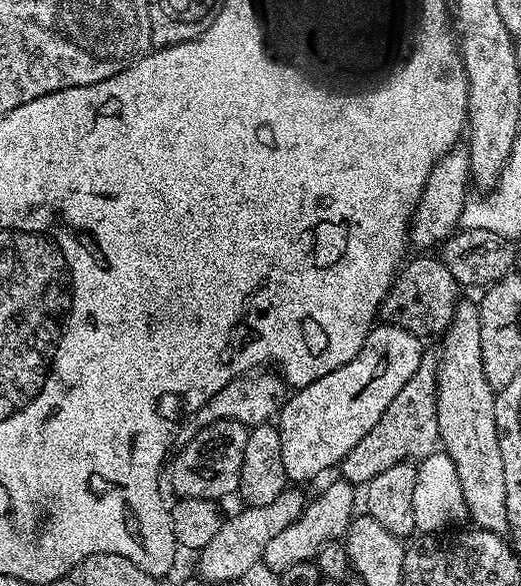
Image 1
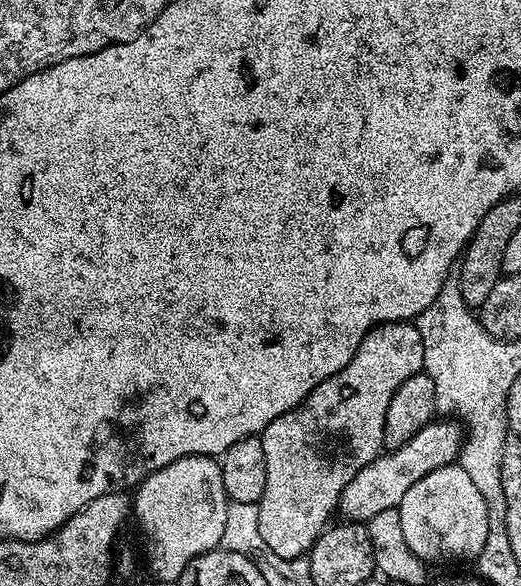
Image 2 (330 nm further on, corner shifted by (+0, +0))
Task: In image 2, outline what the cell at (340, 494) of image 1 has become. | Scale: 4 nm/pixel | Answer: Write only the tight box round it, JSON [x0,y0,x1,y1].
[339,418,464,522]

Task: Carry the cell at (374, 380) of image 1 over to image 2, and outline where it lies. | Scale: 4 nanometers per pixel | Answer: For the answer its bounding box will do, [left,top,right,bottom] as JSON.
[258,320,424,560]

